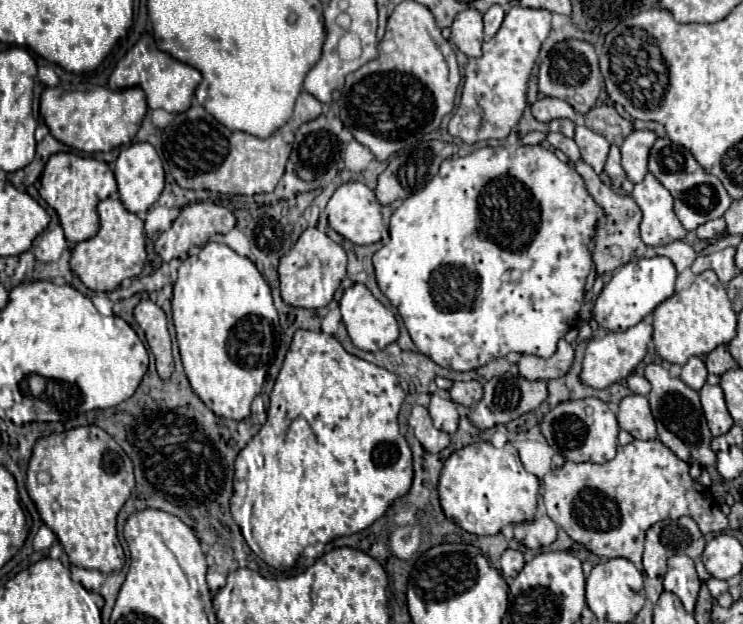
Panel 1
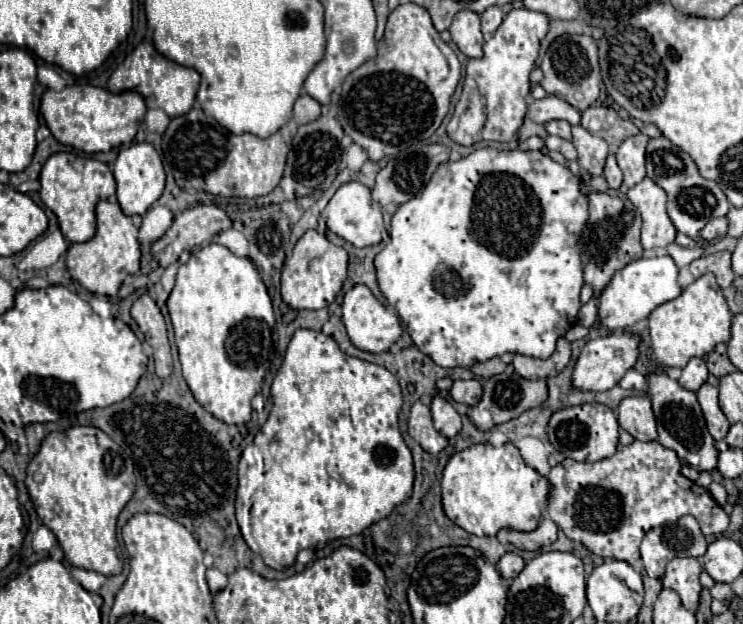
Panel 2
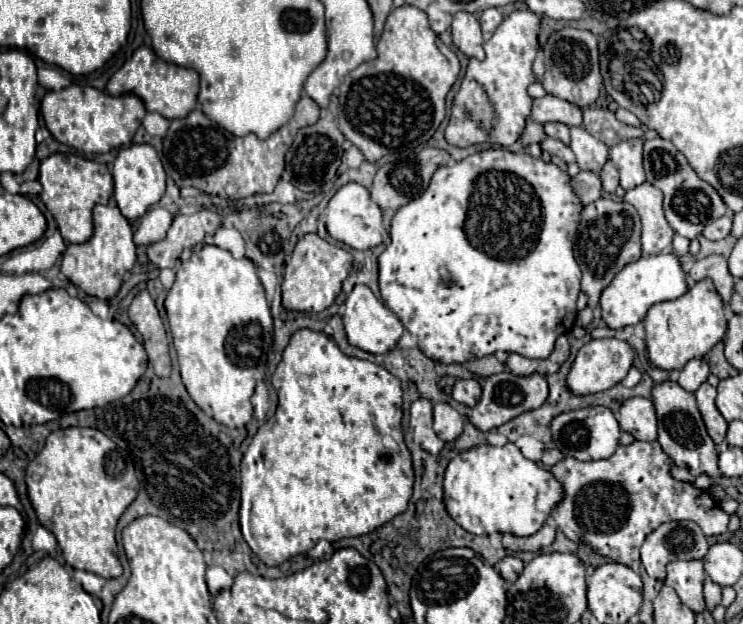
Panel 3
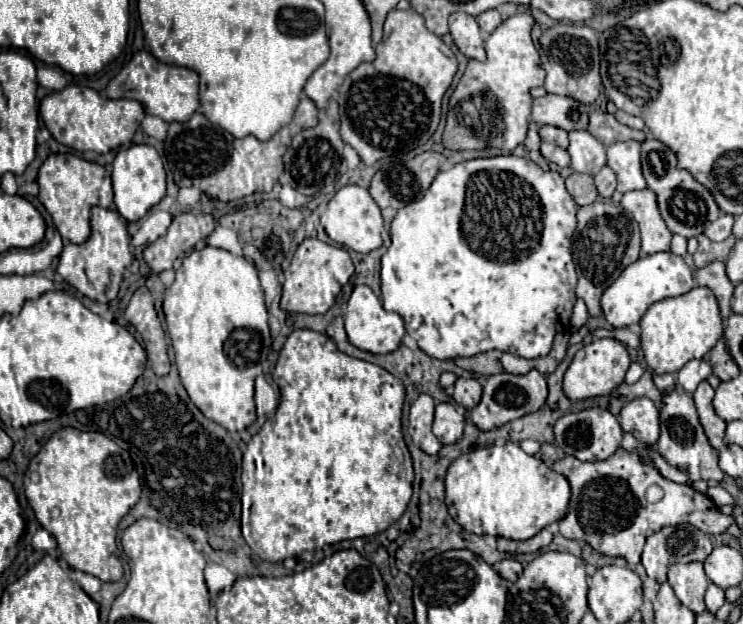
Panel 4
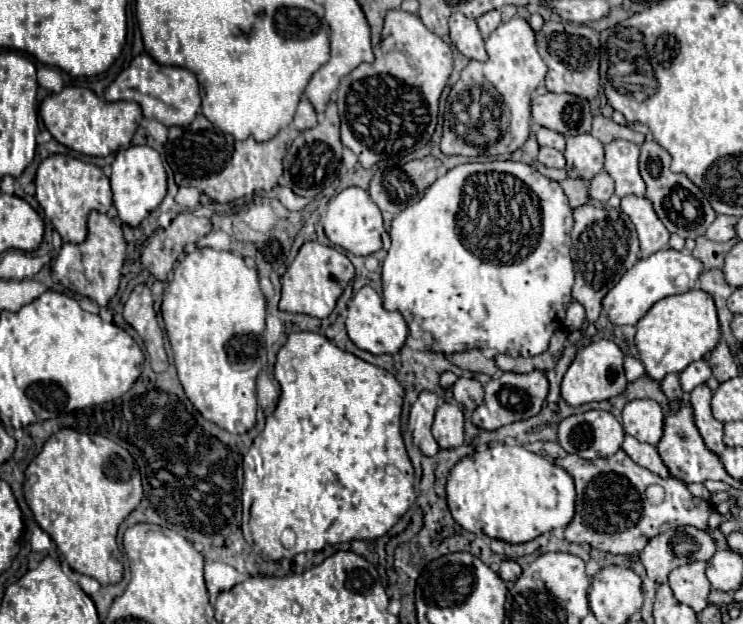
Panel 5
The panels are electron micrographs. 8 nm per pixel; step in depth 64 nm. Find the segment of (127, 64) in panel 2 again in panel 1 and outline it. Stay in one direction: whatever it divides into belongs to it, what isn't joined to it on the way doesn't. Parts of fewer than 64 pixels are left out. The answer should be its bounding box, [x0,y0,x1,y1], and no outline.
[108,32,202,112]

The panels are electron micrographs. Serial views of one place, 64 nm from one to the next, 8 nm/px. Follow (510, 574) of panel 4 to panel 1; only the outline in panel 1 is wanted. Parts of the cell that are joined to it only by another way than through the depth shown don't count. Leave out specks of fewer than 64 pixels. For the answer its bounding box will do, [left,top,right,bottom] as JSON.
[500,550,524,578]

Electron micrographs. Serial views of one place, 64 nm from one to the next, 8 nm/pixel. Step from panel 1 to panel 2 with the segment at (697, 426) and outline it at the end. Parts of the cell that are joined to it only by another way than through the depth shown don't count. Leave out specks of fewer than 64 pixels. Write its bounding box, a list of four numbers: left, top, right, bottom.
[648,372,718,470]

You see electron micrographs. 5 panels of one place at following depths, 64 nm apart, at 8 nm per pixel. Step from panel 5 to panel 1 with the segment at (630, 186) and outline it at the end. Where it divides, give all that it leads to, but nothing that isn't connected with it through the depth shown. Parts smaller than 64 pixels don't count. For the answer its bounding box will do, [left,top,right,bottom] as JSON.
[620,130,658,184]

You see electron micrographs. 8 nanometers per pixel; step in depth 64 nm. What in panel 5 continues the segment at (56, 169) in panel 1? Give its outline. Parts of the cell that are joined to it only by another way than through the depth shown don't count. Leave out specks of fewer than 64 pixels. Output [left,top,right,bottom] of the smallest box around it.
[36,154,112,244]

